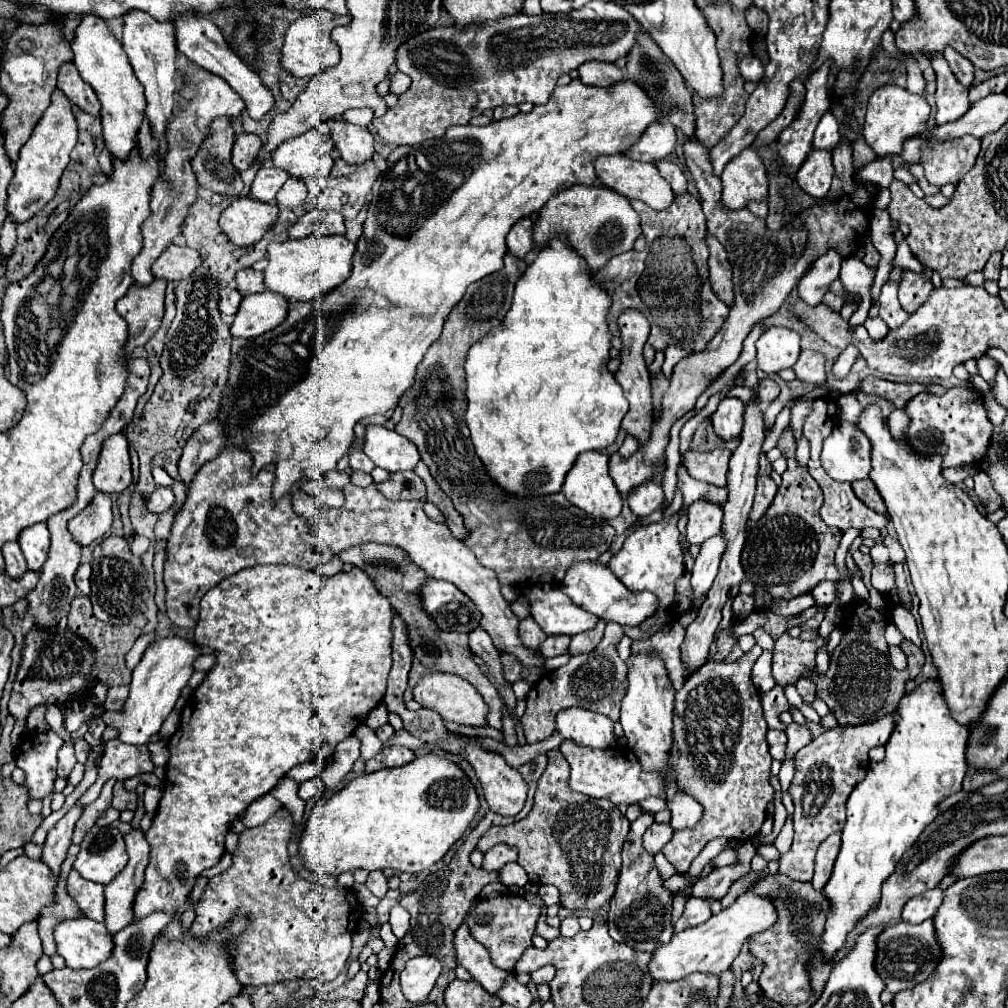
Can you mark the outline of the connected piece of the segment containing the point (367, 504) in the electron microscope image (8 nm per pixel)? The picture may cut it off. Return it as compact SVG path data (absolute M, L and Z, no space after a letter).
M374 482L366 488L348 484L344 488L344 496L346 496L344 506L332 508L302 490L294 490L292 506L294 506L296 514L304 516L310 522L310 528L314 530L314 534L318 538L322 538L334 554L340 554L342 550L348 550L348 548L354 548L354 546L360 546L366 542L398 546L398 548L406 550L410 554L412 562L416 566L420 566L430 578L446 580L446 582L452 582L454 586L458 586L482 612L480 626L488 632L494 646L500 652L514 654L524 664L524 670L528 672L526 682L528 684L536 682L536 666L542 664L542 656L538 656L532 650L526 650L518 642L518 618L510 610L510 604L502 598L500 584L498 584L494 570L484 568L476 560L474 552L470 552L462 540L458 540L450 534L446 524L432 522L424 514L420 500L390 502L384 498L384 494L376 488Z

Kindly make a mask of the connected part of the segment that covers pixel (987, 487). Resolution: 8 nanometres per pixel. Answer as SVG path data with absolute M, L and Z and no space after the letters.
M976 472L976 474L974 474L974 482L976 482L974 492L976 492L976 496L980 498L980 502L984 504L986 512L996 512L996 510L1000 508L1002 498L1000 498L1000 494L994 490L990 476L988 476L986 472Z

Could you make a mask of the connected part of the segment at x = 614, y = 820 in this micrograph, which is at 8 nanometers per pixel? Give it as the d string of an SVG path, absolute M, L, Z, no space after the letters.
M550 750L548 766L546 766L542 778L538 780L536 802L534 802L534 808L530 810L530 814L524 820L514 822L510 826L492 826L478 840L476 848L480 852L486 852L500 842L516 846L520 852L520 858L518 858L520 866L528 872L528 878L532 880L532 883L537 885L554 884L560 890L562 906L570 908L572 912L596 910L602 904L606 904L614 894L618 870L620 870L620 852L622 852L622 846L628 838L630 822L618 810L618 806L614 806L612 802L596 800L596 798L584 796L580 792L574 792L570 788L568 780L570 780L570 764L566 762L566 758L562 756L560 750Z

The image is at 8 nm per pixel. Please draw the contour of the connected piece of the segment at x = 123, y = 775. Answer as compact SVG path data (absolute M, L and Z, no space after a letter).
M110 740L106 742L106 750L98 764L98 777L93 785L77 800L77 804L88 806L96 800L106 780L126 780L140 774L154 772L154 762L150 758L148 746L130 746L124 742Z

